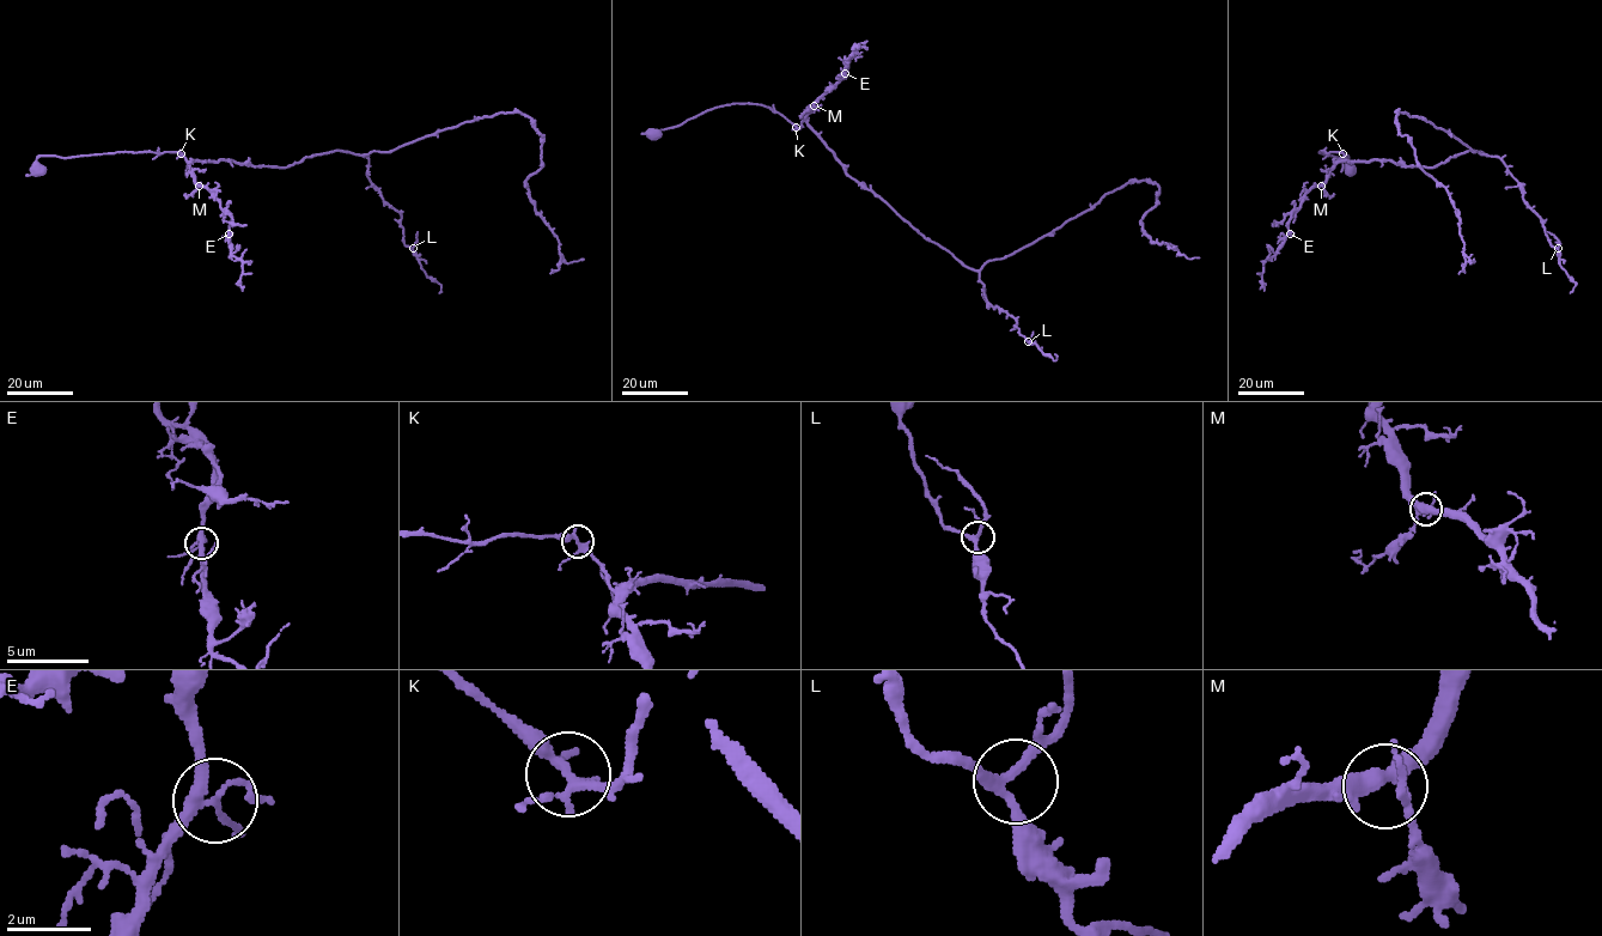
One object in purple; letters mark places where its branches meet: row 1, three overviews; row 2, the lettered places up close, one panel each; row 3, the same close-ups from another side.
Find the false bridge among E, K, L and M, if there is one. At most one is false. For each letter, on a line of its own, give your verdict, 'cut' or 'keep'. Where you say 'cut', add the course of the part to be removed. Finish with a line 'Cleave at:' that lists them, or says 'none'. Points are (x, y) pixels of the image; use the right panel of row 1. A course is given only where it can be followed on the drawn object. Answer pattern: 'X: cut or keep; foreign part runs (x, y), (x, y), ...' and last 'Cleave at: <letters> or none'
E: keep
K: keep
L: keep
M: keep
Cleave at: none

